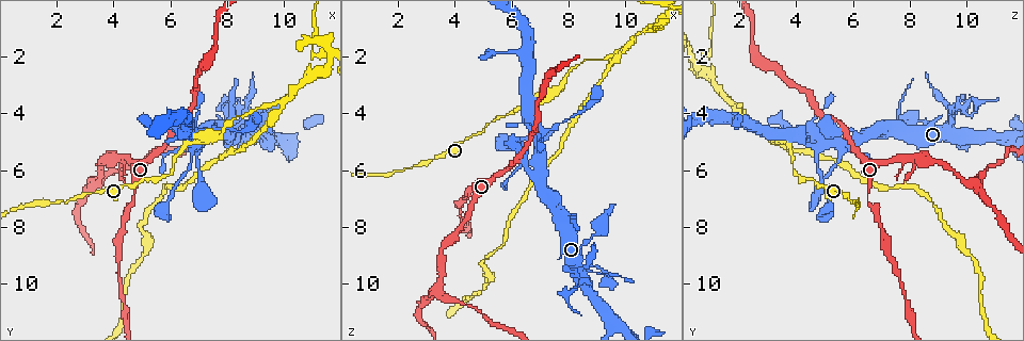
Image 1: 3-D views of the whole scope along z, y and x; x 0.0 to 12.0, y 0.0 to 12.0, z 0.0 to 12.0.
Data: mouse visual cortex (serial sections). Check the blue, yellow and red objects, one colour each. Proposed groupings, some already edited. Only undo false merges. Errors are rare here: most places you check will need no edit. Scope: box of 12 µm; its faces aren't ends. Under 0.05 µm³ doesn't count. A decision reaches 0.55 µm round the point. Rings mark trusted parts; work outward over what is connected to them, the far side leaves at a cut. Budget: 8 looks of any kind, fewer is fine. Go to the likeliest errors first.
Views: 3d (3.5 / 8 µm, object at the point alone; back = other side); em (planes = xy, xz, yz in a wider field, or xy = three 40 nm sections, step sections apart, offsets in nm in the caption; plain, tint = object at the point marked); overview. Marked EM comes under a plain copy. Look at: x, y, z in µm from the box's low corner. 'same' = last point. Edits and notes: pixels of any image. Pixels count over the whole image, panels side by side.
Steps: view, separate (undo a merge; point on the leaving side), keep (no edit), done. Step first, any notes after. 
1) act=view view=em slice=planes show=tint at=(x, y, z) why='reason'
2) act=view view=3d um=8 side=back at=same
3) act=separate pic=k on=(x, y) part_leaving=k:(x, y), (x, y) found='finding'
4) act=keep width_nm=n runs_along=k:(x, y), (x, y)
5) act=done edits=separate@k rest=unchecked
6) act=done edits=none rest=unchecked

act=view view=3d um=8 at=(9.8, 3.7, 1.7) why='thick turns thin'

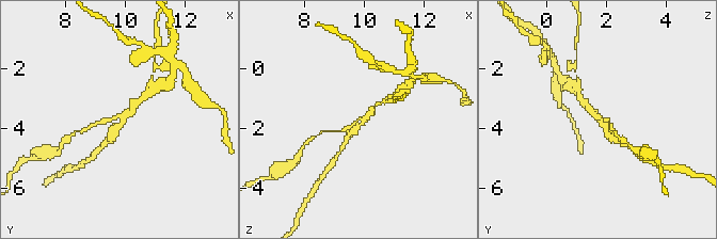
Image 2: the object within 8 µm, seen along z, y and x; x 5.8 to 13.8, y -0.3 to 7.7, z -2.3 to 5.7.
act=view view=3d um=3.5 at=(9.9, 3.7, 1.8)

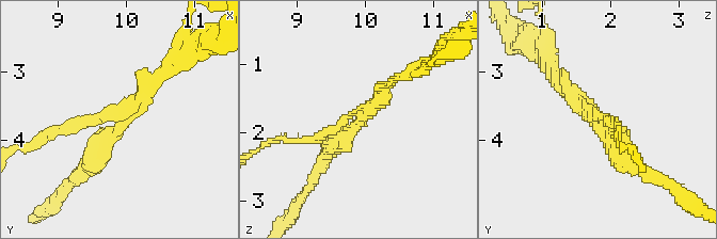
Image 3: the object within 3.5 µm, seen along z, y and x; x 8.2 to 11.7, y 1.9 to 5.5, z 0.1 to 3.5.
act=view view=em slice=xy step=2 show=tint at=(9.90, 3.65, 1.75) arms=3 arm_widths_nm=150,200,300 why='shape alone is not enough'

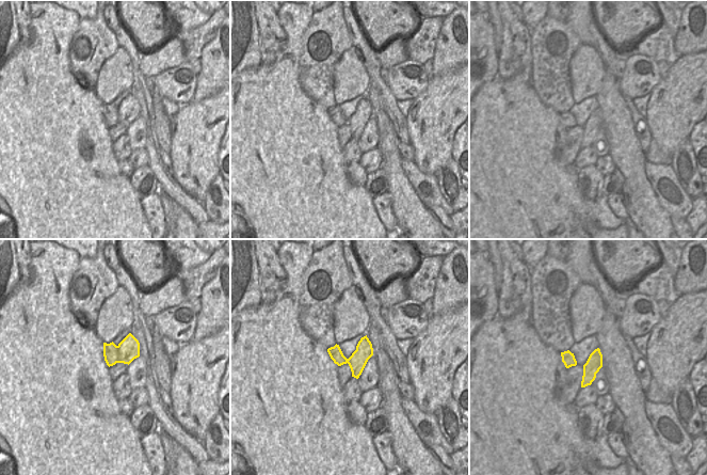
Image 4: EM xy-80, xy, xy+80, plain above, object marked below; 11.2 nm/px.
act=separate pic=3 on=(102, 156) border=4:(117, 346), (118, 362) found='a second cell is stuck on'

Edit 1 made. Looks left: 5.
act=view view=3d um=3.5 at=(8.4, 3.8, 9.8) why='abrupt turn'

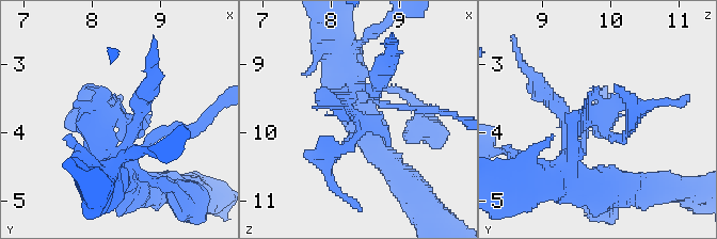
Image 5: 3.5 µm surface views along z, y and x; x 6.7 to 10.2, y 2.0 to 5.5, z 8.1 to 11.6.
act=view view=em slice=xy step=2 show=tint at=(8.40, 3.75, 9.80)

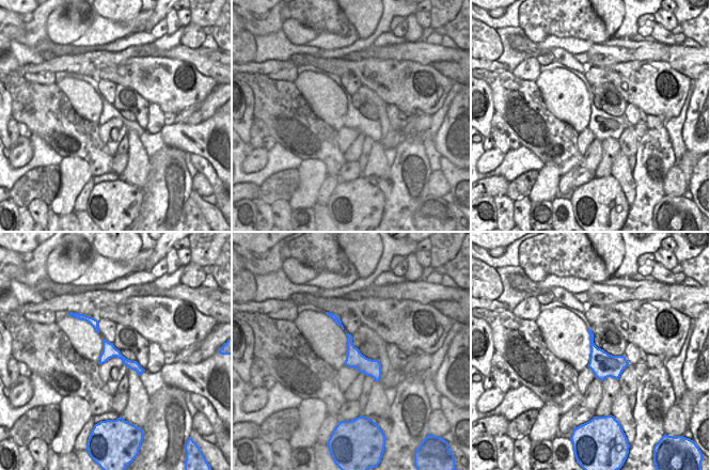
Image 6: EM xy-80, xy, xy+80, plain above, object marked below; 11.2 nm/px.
act=keep width_nm=200 runs_along=5:(569, 170), (585, 121), (612, 137), (632, 124) found='one cell here'

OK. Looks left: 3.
act=view view=3d um=3.5 side=back at=(4.8, 7.1, 6.6) why='narrows sharply'

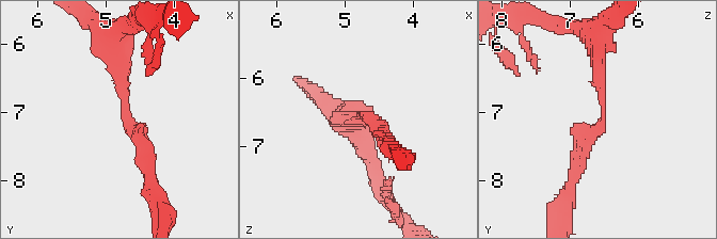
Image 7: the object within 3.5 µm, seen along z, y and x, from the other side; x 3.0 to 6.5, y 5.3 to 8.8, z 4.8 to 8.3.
act=view view=em slice=xy step=5 show=tint at=(4.75, 7.05, 6.55) arm_widths_nm=200,250 why='now the EM'

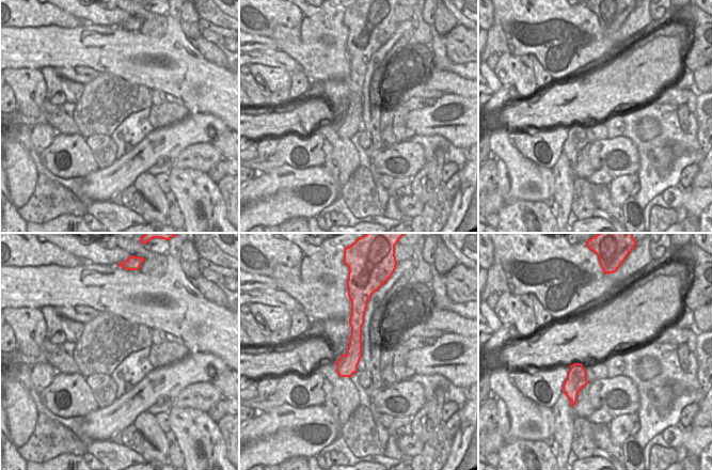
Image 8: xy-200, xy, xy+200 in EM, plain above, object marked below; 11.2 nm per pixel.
act=keep runs_along=7:(111, 43), (124, 117), (150, 170) found='one cell here'

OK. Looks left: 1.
act=done edits=separate@3 rest=unchecked

